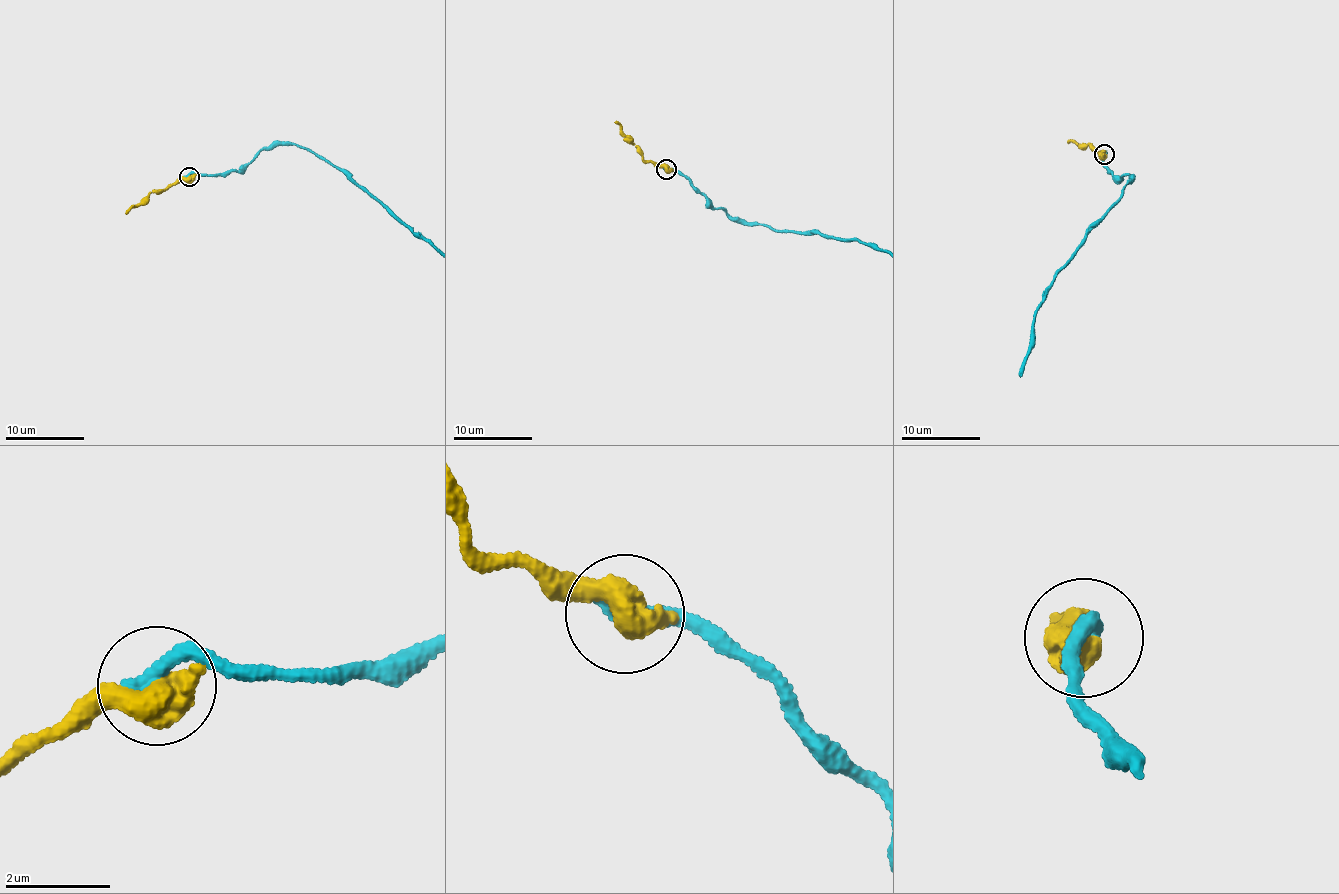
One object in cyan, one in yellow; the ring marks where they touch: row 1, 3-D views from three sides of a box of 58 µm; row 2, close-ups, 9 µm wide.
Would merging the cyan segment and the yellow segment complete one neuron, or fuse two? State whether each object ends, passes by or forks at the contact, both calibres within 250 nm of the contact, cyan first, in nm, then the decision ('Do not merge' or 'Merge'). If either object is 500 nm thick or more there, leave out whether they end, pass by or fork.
Thickness 360 nm (cyan) against 700 nm. Do not merge

